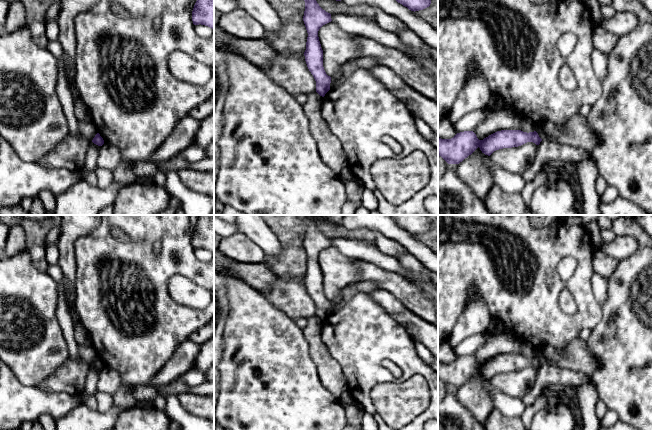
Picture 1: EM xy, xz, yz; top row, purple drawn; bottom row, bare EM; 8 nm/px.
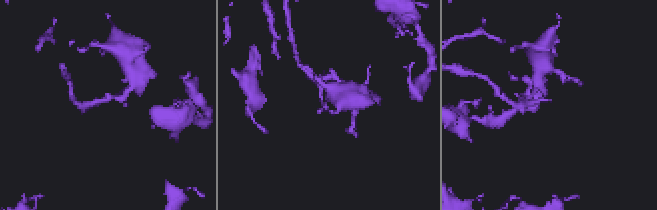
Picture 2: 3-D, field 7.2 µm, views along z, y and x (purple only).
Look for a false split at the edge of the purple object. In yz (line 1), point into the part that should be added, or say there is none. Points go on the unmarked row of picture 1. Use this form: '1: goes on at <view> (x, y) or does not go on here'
1: does not go on here

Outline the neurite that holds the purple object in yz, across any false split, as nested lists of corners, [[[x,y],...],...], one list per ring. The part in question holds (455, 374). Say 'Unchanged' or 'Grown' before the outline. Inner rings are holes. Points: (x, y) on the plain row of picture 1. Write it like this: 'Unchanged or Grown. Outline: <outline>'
Unchanged. Outline: [[[501,354],[483,364],[479,364],[473,355],[464,355],[451,363],[438,362],[438,379],[448,388],[459,388],[478,371],[482,377],[490,380],[499,373],[518,371],[527,366],[539,369],[541,365],[536,355],[527,357],[521,354]]]

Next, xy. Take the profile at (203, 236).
Unchanged. Outline: [[[199,215],[192,235],[194,249],[205,249],[214,254],[214,215]]]

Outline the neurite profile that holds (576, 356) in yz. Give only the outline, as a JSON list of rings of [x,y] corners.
[[[579,338],[571,341],[561,350],[557,350],[551,345],[538,349],[536,356],[542,364],[547,363],[587,375],[591,375],[599,365],[586,341]]]

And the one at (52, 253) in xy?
[[[50,246],[46,248],[46,261],[48,264],[58,264],[59,258],[60,252],[56,247]]]

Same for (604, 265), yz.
[[[596,250],[593,258],[593,268],[595,273],[609,278],[618,265],[618,260],[603,253],[601,250]]]

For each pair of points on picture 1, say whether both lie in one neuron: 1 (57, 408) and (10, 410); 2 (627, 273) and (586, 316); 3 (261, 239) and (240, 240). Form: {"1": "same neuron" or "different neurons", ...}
{"1": "same neuron", "2": "different neurons", "3": "different neurons"}

